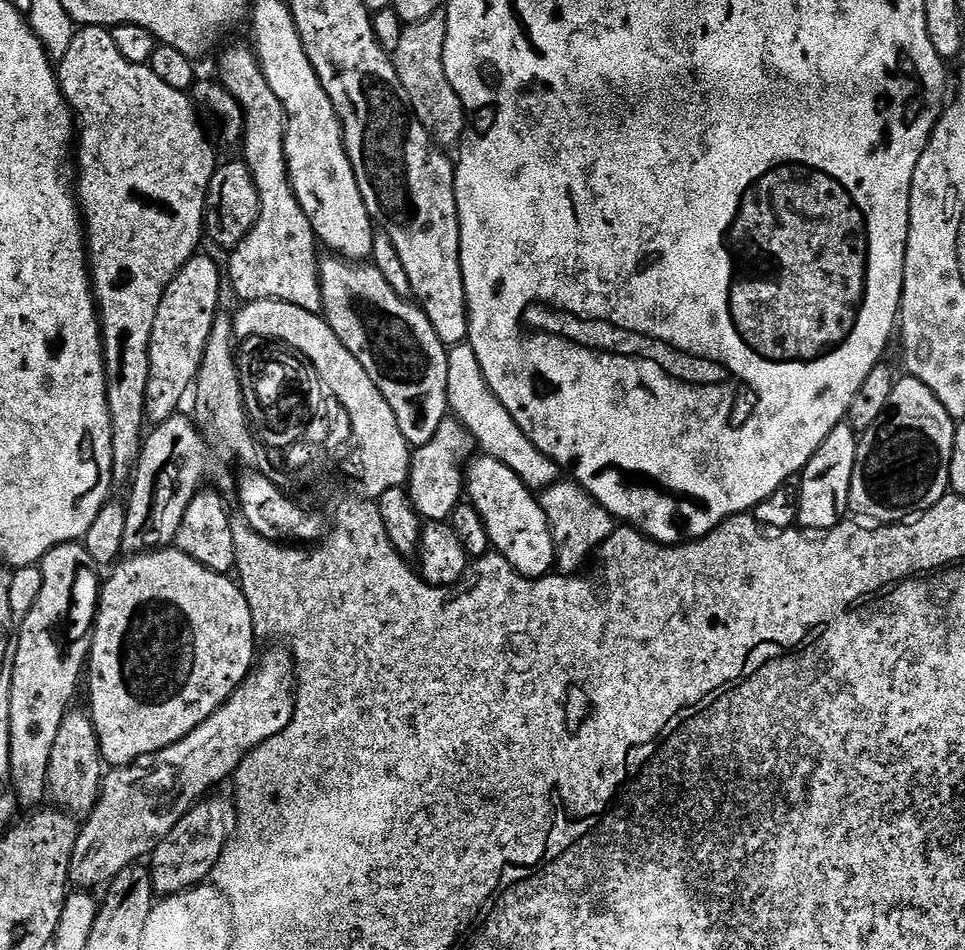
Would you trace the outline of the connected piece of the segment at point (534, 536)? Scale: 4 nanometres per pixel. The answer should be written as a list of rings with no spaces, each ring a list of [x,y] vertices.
[[[477,455],[466,468],[466,496],[486,526],[488,543],[518,574],[536,580],[556,568],[556,543],[546,514],[533,489],[527,488],[510,470],[492,456]]]

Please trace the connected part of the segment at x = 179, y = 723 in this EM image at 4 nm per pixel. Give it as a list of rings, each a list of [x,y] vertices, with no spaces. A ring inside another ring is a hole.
[[[175,546],[129,555],[111,569],[110,575],[100,590],[86,688],[88,684],[100,759],[108,766],[127,766],[178,743],[217,712],[252,671],[258,659],[258,637],[239,583],[231,575],[194,562]]]

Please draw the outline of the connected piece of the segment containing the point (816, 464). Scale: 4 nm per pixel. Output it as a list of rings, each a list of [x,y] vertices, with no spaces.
[[[842,422],[826,434],[822,446],[810,458],[803,472],[799,473],[800,482],[800,518],[801,529],[812,534],[823,534],[836,528],[849,515],[850,486],[854,478],[854,466],[858,458],[858,434],[851,424]]]

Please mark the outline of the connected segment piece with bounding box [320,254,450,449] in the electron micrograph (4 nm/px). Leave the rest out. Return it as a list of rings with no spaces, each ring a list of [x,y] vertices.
[[[328,254],[320,262],[320,289],[322,290],[323,318],[338,334],[342,346],[366,366],[366,374],[382,390],[382,398],[390,402],[394,418],[398,418],[398,430],[407,438],[413,449],[418,449],[434,434],[438,426],[449,419],[448,391],[446,390],[446,370],[448,369],[448,348],[434,334],[434,326],[424,309],[411,299],[399,296],[397,291],[382,278],[380,271],[368,262],[353,262],[335,254]]]

